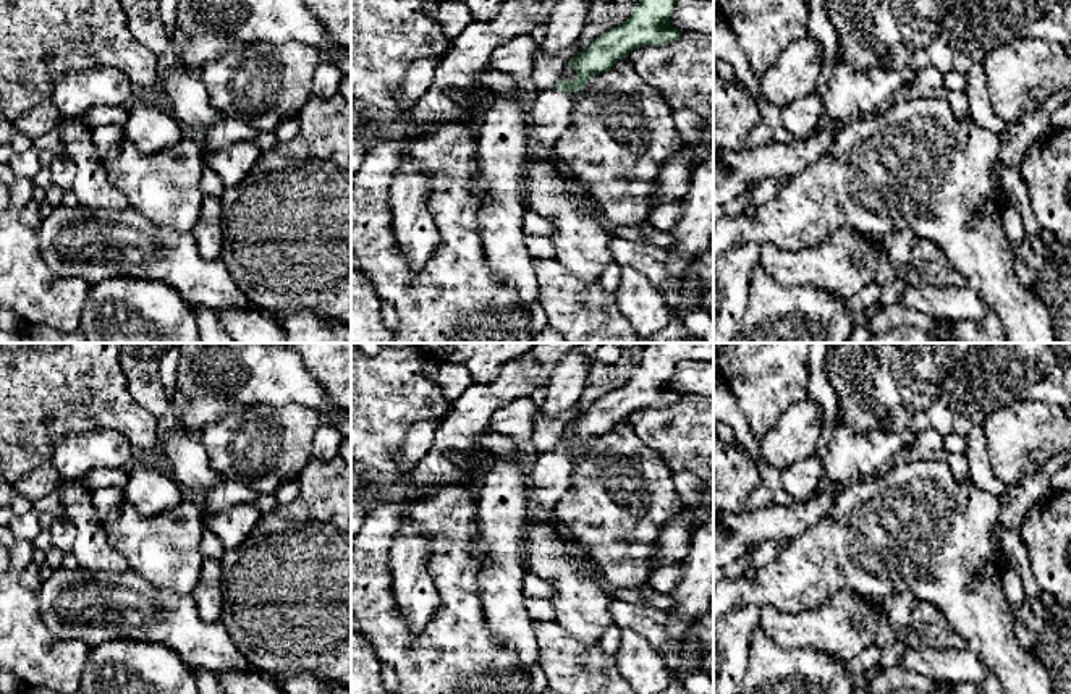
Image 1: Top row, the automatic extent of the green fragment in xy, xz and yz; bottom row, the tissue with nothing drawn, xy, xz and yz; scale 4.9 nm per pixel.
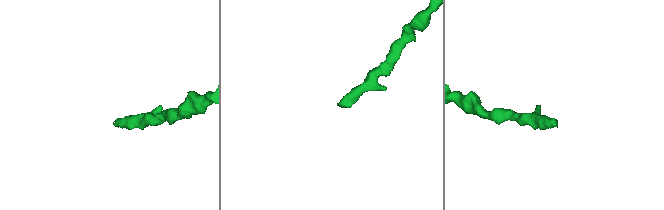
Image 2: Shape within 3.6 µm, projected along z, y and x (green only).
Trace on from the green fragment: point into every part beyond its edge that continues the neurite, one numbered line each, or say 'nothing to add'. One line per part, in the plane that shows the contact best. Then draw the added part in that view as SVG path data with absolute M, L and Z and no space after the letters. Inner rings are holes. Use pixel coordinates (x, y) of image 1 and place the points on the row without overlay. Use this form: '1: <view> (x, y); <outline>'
1: xz (549, 479); M540 451L529 461L527 508L537 519L553 519L560 498L571 487L573 458L569 455Z

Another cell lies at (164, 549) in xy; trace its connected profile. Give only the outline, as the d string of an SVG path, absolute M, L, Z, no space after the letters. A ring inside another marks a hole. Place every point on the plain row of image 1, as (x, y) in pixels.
M184 493L180 505L170 511L146 516L125 503L104 523L110 545L128 561L129 569L157 589L193 594L199 582L202 556L199 552L204 532L204 508L199 497Z

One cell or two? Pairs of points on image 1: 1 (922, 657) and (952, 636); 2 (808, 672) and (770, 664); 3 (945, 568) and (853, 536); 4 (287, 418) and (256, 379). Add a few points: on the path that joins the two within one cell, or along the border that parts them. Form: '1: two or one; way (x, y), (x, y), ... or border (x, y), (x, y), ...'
1: two; border (908, 644), (916, 647), (966, 647)
2: one; way (798, 670), (780, 670)
3: one; way (922, 545), (913, 536), (876, 536)
4: two; border (238, 406), (301, 403), (314, 410)

